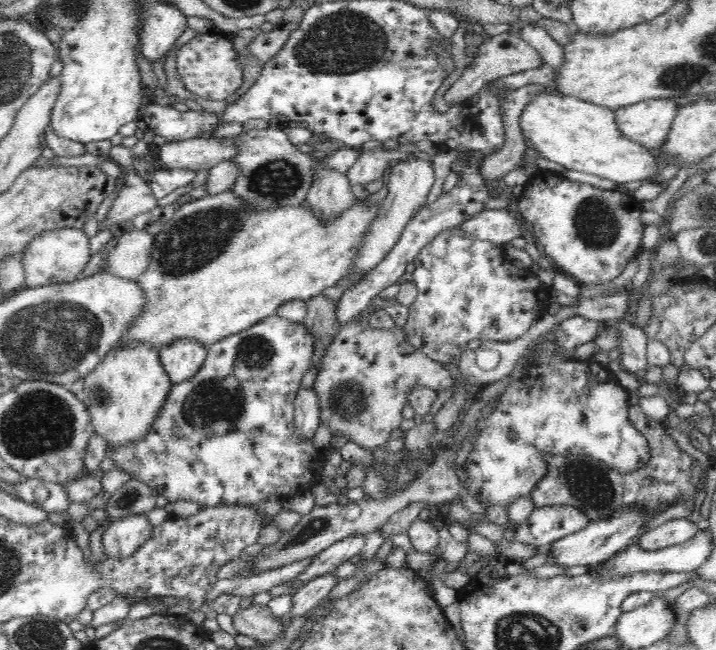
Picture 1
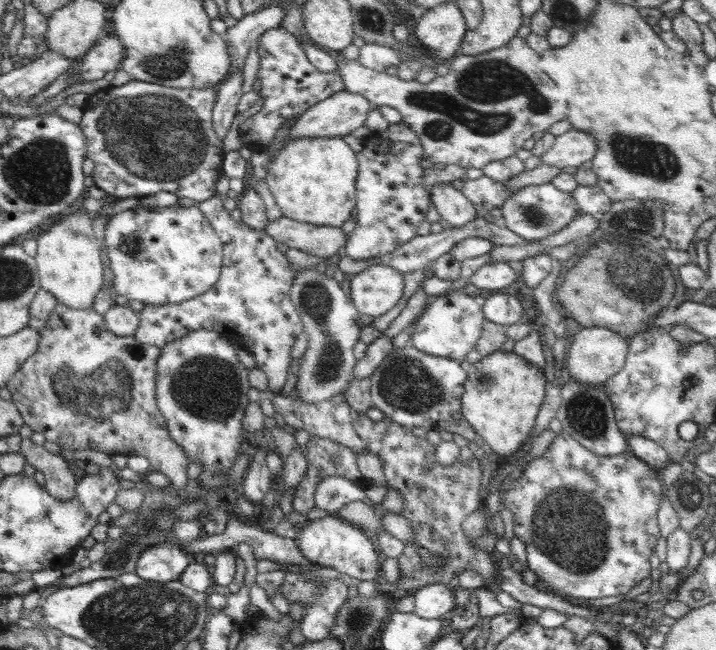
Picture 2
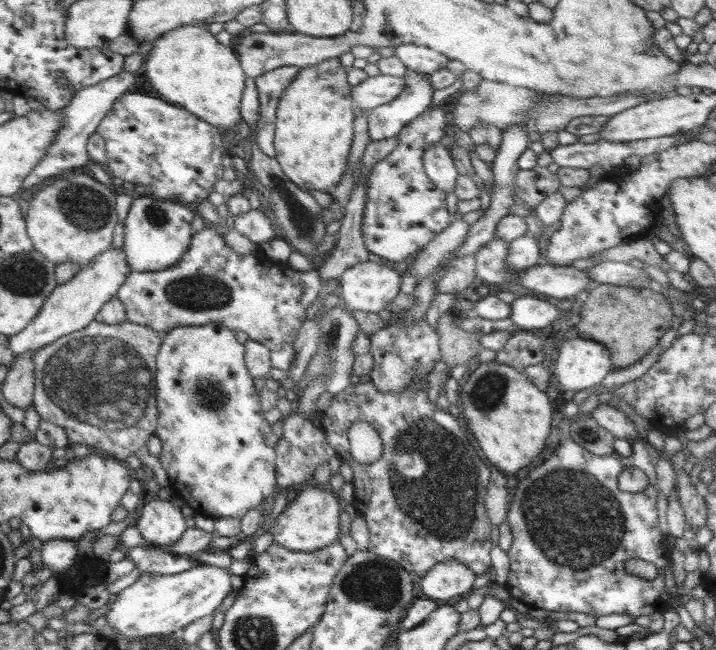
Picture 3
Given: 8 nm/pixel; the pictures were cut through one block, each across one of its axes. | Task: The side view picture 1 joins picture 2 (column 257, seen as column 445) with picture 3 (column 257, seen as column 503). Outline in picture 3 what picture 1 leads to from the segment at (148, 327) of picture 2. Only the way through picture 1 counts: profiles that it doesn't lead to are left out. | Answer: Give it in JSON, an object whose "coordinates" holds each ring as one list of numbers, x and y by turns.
{"coordinates":[[206,225,202,230,193,233,188,252,177,266,158,273,131,271,120,285,116,296,124,304,128,321,150,327,159,335,164,335,178,325,208,323,224,325,233,331,246,332,249,339,270,350,272,367,288,372,296,355,294,347,296,335,306,320,306,309,318,296,321,286,318,272,296,272,287,263,281,264,267,259,260,248,245,255,238,254,226,245,224,237,215,226]]}

